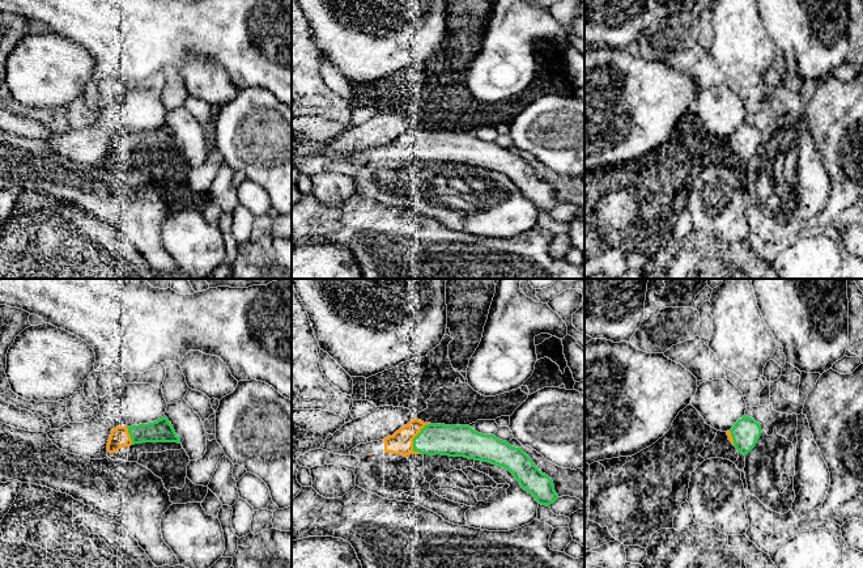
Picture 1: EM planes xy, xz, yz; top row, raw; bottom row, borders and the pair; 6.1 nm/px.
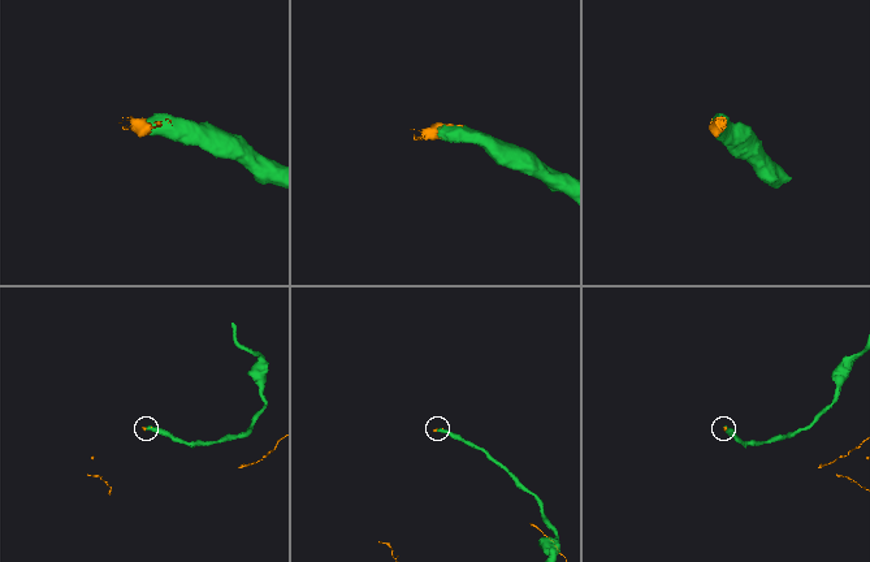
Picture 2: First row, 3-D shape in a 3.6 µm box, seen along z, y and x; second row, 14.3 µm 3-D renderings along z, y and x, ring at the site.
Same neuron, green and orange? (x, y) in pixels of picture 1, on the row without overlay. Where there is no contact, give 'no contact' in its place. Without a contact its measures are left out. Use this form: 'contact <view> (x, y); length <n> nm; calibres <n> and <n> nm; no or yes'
contact xz (415, 144); length 200 nm; calibres 190 and 140 nm; yes

